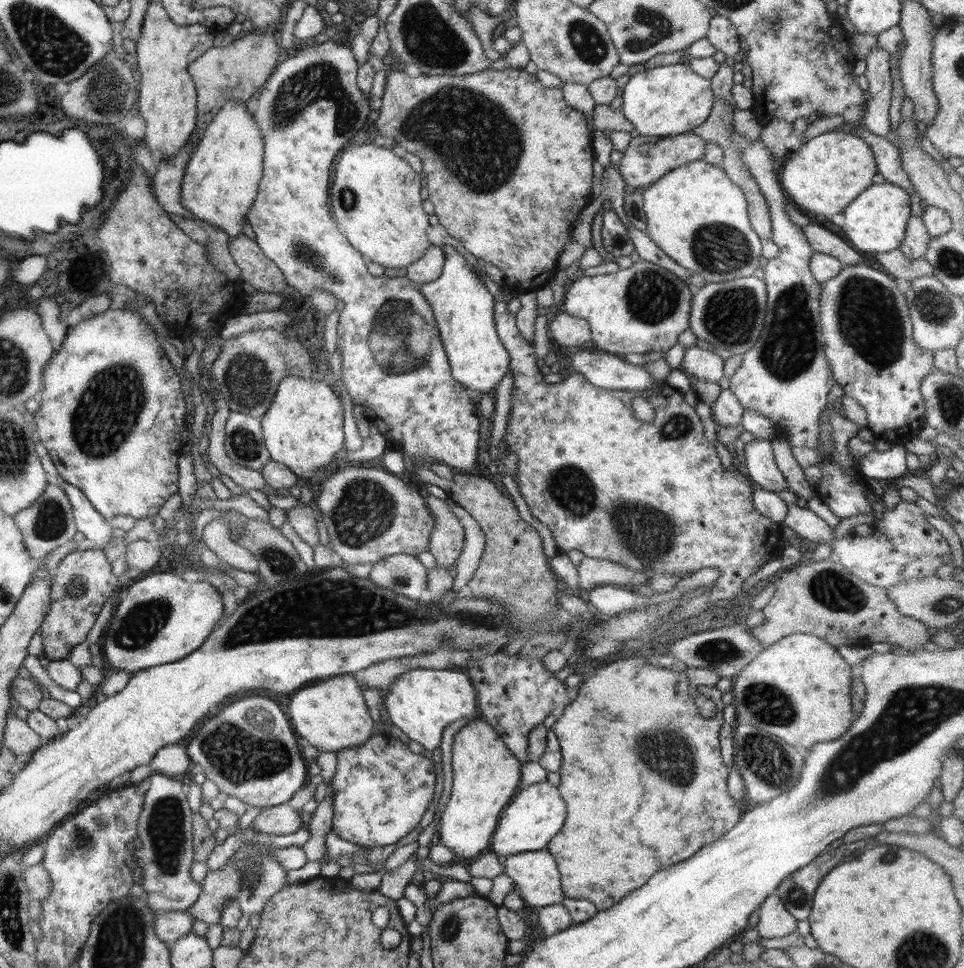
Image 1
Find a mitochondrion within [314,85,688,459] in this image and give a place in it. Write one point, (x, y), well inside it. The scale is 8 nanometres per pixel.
(398, 333)

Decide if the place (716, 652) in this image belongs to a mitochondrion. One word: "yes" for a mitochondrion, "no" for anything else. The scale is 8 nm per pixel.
yes

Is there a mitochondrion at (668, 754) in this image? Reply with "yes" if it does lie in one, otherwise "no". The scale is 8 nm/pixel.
yes

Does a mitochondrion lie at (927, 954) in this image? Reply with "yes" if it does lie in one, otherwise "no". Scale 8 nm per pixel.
yes

